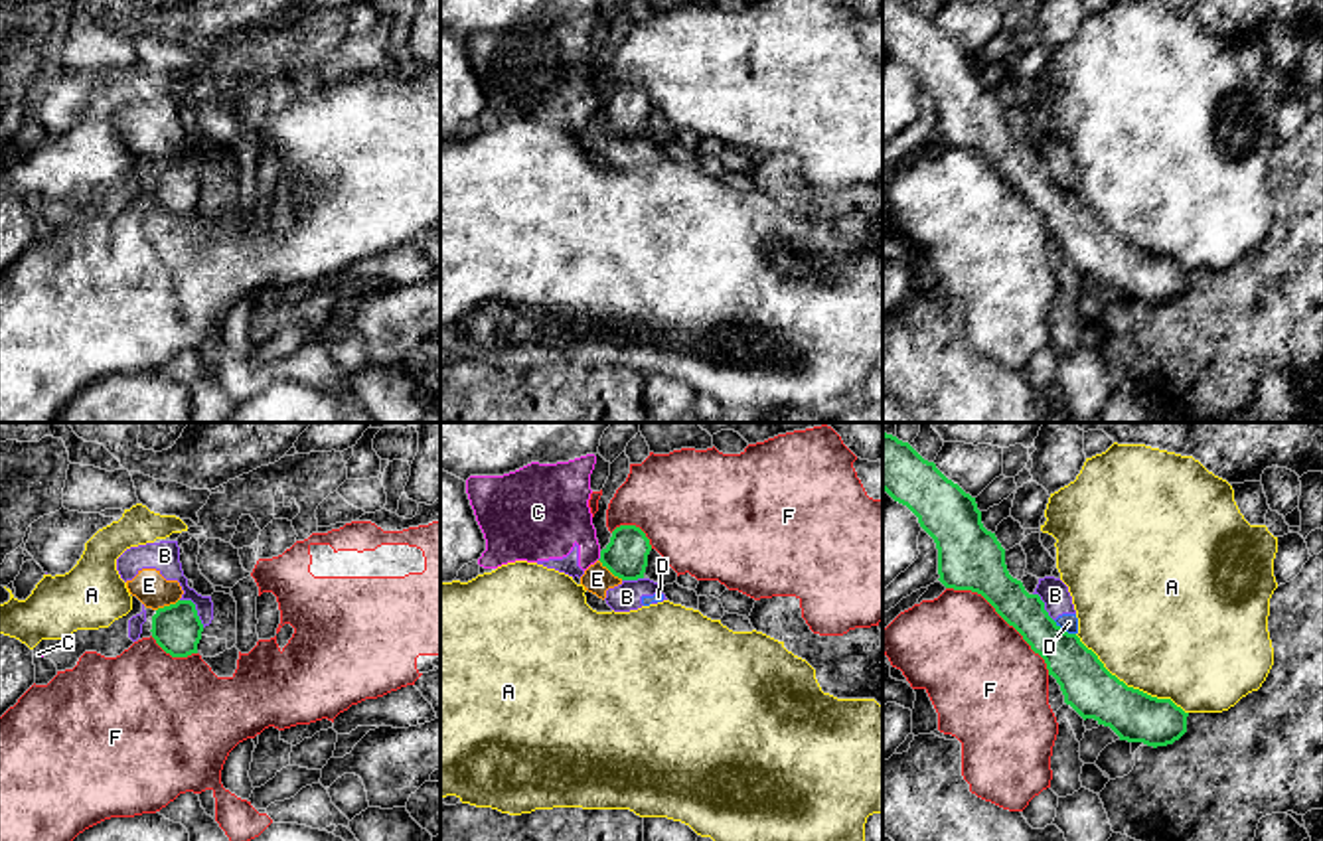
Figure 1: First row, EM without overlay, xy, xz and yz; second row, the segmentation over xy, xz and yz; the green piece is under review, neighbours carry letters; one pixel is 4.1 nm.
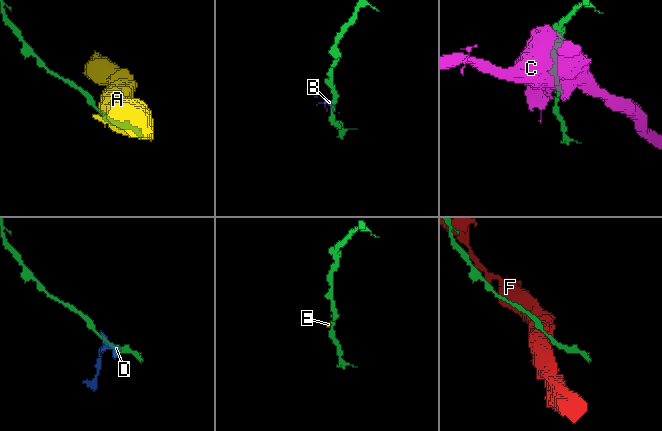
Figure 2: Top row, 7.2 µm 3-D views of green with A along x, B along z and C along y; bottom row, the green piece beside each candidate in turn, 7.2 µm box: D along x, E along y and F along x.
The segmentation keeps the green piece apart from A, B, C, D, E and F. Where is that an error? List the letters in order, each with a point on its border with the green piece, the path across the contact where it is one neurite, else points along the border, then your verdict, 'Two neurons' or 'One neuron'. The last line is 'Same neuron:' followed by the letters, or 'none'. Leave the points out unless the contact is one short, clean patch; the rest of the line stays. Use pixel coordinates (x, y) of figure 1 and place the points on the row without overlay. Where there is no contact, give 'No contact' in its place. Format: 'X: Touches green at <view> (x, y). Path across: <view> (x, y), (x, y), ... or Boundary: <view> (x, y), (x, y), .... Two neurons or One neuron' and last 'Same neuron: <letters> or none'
A: Touches green at yz (1130, 245). Two neurons
B: Touches green at xy (194, 166). Boundary: xy (180, 156), (188, 156), (194, 162), (204, 184). Two neurons
C: Touches green at xz (601, 113). Two neurons
D: Touches green at yz (1063, 188). Two neurons
E: Touches green at xz (611, 129). Boundary: xz (599, 117), (622, 137). Two neurons
F: Touches green at yz (1004, 176). Two neurons
Same neuron: none

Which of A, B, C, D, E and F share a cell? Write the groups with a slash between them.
A / B D E / C / F

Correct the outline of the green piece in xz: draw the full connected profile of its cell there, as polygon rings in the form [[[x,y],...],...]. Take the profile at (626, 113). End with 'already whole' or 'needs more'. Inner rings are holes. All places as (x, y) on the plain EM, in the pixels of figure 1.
[[[620,83],[612,89],[610,101],[600,109],[600,120],[622,138],[644,136],[650,97],[636,83]]]; already whole

